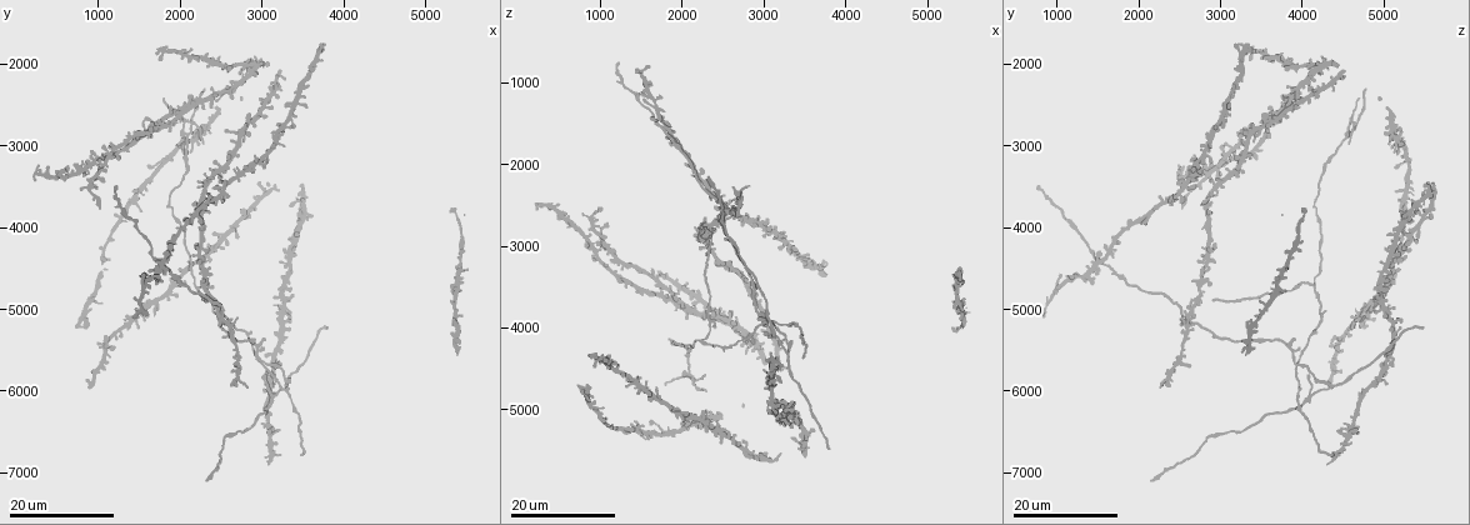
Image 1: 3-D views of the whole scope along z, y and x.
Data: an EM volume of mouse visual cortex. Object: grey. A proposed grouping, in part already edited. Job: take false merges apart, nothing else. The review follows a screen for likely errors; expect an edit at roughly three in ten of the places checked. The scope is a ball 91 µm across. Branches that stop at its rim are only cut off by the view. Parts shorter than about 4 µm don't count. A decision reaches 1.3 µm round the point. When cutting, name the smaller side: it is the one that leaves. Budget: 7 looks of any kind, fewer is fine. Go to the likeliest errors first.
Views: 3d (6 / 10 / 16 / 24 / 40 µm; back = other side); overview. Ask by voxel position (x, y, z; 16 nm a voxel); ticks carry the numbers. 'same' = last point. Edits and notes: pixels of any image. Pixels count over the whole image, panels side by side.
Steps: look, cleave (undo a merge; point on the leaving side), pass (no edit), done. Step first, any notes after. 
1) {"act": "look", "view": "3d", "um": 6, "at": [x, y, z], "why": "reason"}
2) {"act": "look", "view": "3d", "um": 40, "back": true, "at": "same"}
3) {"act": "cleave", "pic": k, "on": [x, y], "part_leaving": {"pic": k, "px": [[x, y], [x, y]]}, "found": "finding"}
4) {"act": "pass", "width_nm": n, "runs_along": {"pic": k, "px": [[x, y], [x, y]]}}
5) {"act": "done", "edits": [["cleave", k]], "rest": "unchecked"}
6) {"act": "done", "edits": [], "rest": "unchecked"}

{"act": "look", "view": "3d", "um": 24, "at": [2200, 4700, 4150], "why": "three-way junction"}

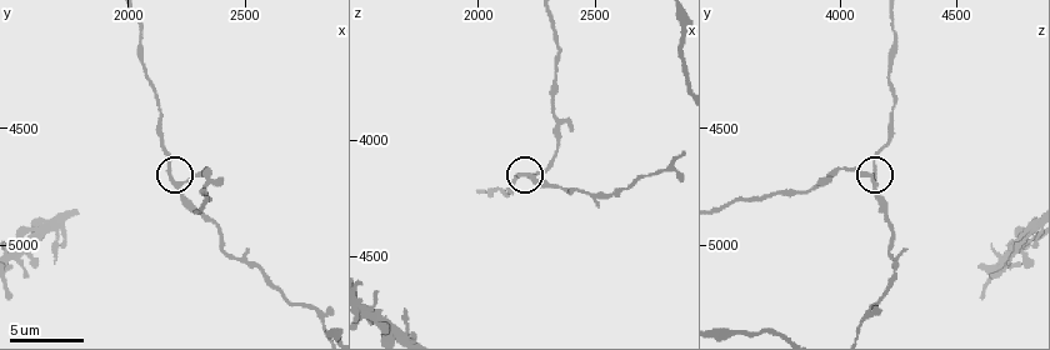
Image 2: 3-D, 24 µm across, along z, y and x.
{"act": "look", "view": "3d", "um": 10, "at": [2210, 4730, 4140]}

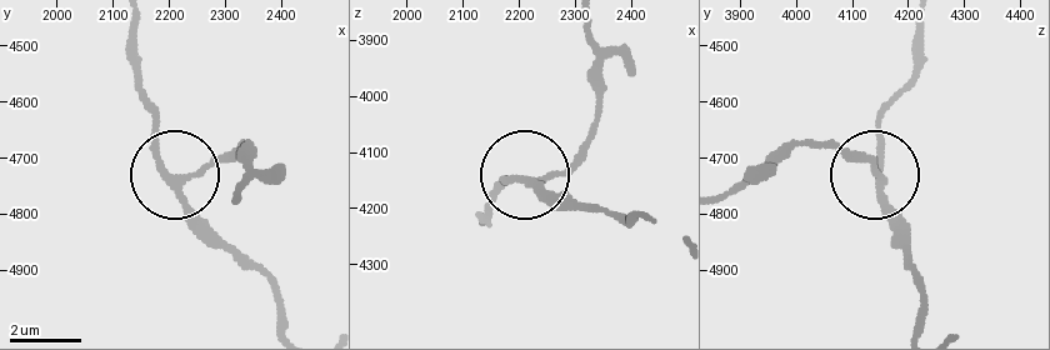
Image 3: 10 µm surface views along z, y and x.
{"act": "look", "view": "3d", "um": 6, "at": [2215, 4740, 4150], "why": "zoom in"}

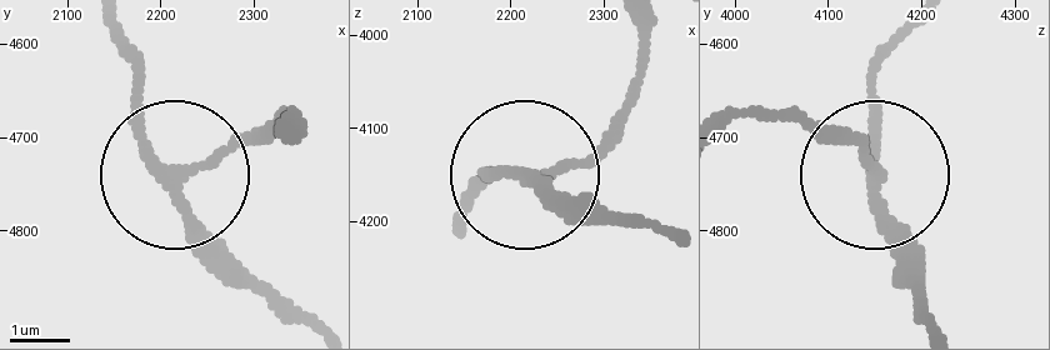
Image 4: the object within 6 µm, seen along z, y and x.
{"act": "cleave", "pic": 4, "on": [626, 104], "width_nm": 170, "part_leaving": {"pic": 4, "px": [[575, 163], [620, 108], [645, 33]]}, "found": "a second neuron is stuck on"}

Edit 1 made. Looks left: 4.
{"act": "look", "view": "overview"}

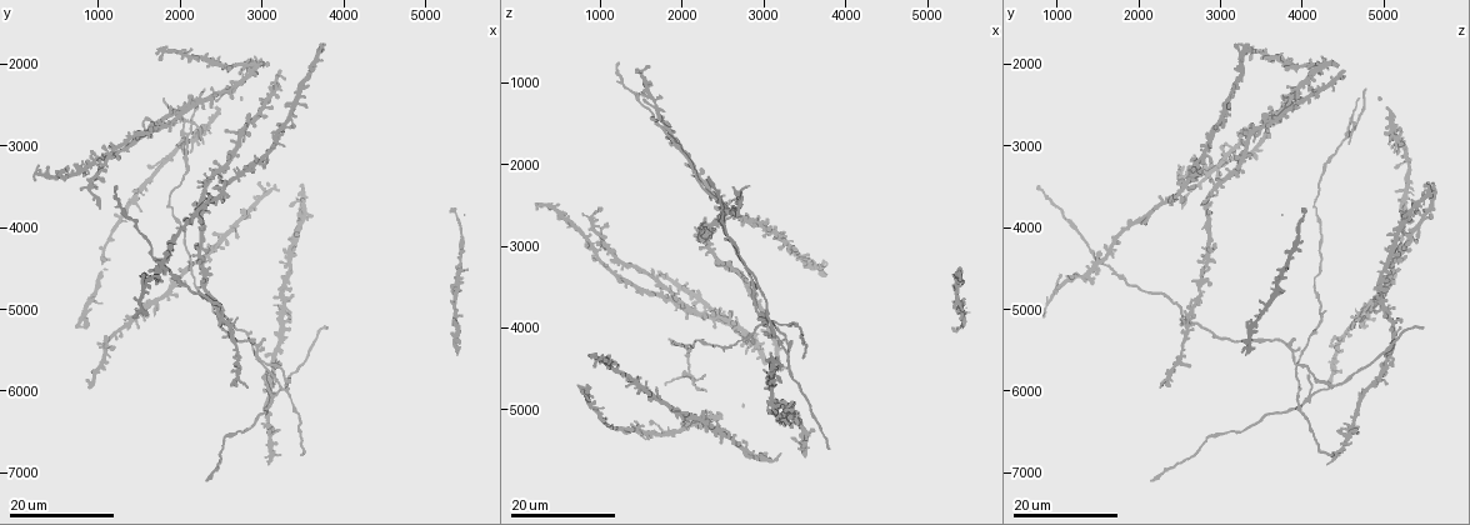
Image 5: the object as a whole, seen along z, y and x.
{"act": "look", "view": "3d", "um": 24, "at": [1500, 4950, 900], "why": "two arms in line, one across"}

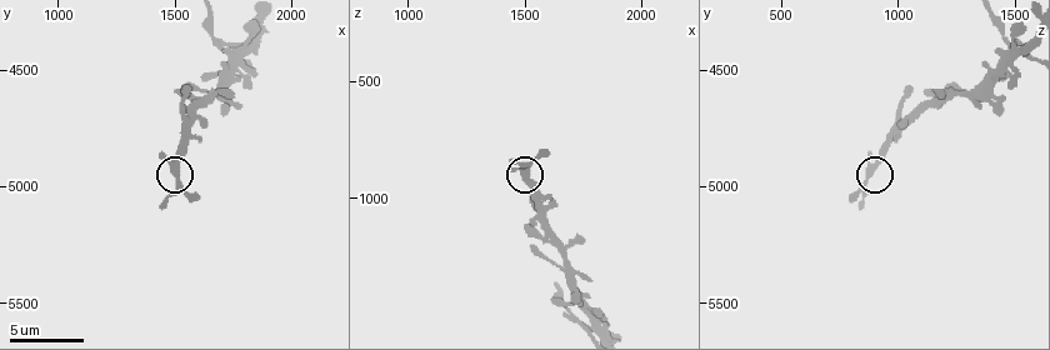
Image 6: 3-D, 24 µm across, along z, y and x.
{"act": "look", "view": "3d", "um": 6, "at": [1510, 4950, 880]}

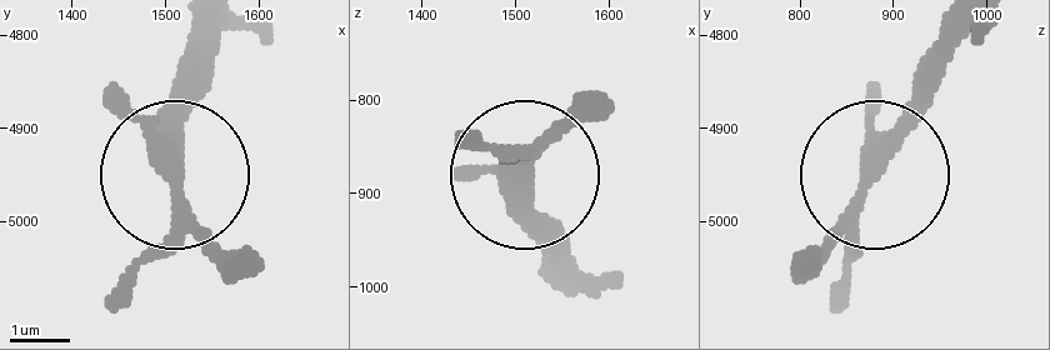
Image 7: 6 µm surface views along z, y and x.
{"act": "pass", "arms": 3, "found": "one neuron here"}

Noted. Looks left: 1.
{"act": "look", "view": "3d", "um": 16, "at": [1810, 4420, 1520], "why": "four or more arms meet"}

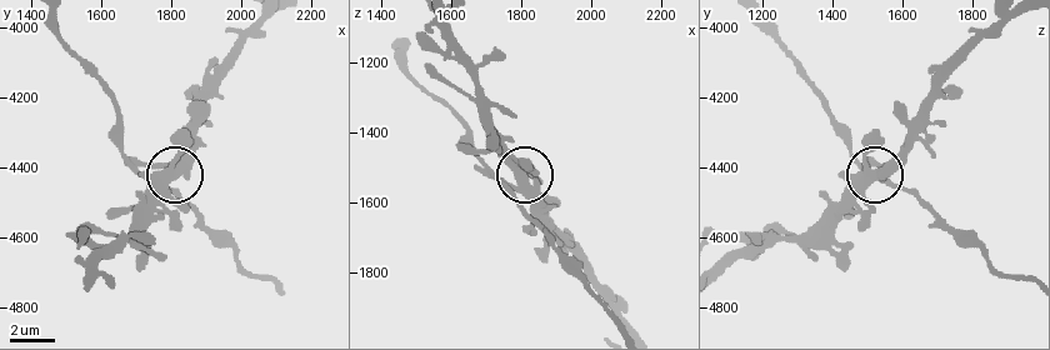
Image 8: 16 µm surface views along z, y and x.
{"act": "pass", "width_nm": 410, "found": "continuous, no second neuron"}

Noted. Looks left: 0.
{"act": "done", "edits": [["cleave", 4]], "rest": "unchecked"}

